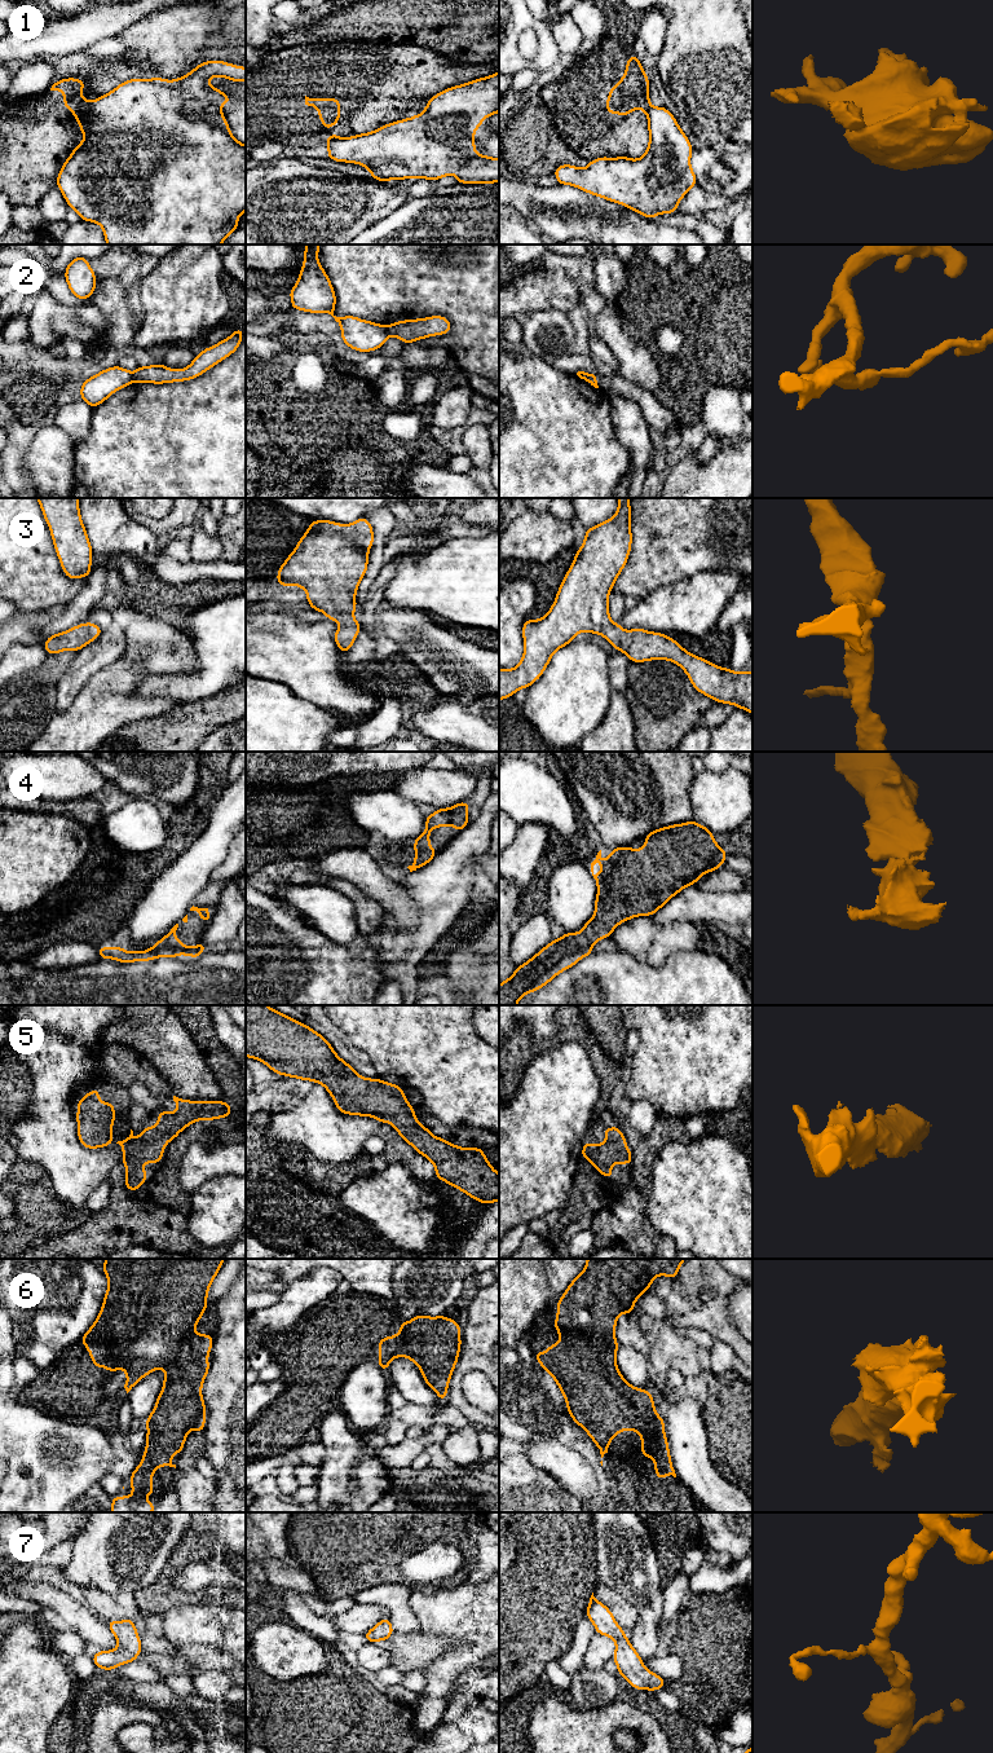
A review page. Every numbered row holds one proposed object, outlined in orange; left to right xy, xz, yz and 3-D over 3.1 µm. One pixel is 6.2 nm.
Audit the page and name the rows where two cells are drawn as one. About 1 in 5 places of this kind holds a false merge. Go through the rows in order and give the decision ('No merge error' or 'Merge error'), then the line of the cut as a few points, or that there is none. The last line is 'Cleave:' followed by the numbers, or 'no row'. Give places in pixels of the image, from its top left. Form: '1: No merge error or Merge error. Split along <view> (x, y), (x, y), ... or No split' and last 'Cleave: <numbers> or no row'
1: Merge error. Split along xy (89, 101), (73, 114)
2: Merge error. Split along xz (385, 326), (388, 335)
3: No merge error. No split
4: No merge error. No split
5: No merge error. No split
6: No merge error. No split
7: No merge error. No split
Cleave: 1, 2

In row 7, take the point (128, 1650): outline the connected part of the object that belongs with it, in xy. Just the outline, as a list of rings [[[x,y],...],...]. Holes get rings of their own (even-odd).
[[[132,1618],[106,1621],[118,1640],[116,1650],[98,1651],[92,1656],[97,1669],[115,1670],[118,1665],[133,1662],[142,1652],[140,1635]]]

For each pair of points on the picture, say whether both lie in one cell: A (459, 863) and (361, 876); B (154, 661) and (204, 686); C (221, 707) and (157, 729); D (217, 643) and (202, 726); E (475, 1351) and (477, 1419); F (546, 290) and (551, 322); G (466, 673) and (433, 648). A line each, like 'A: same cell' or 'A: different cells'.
A: different cells
B: different cells
C: same cell
D: different cells
E: same cell
F: different cells
G: same cell

